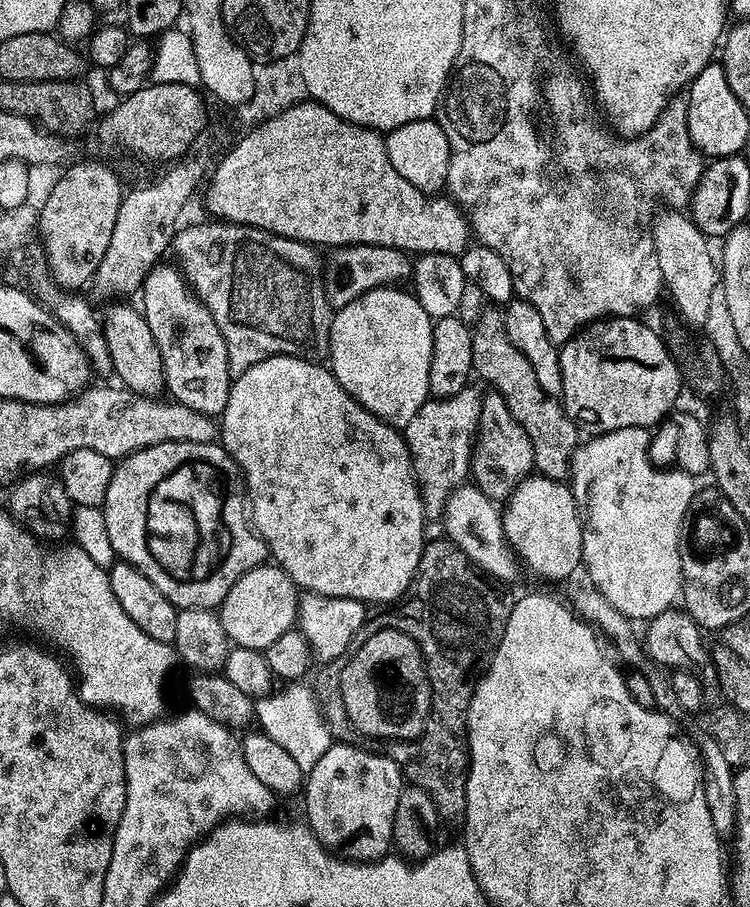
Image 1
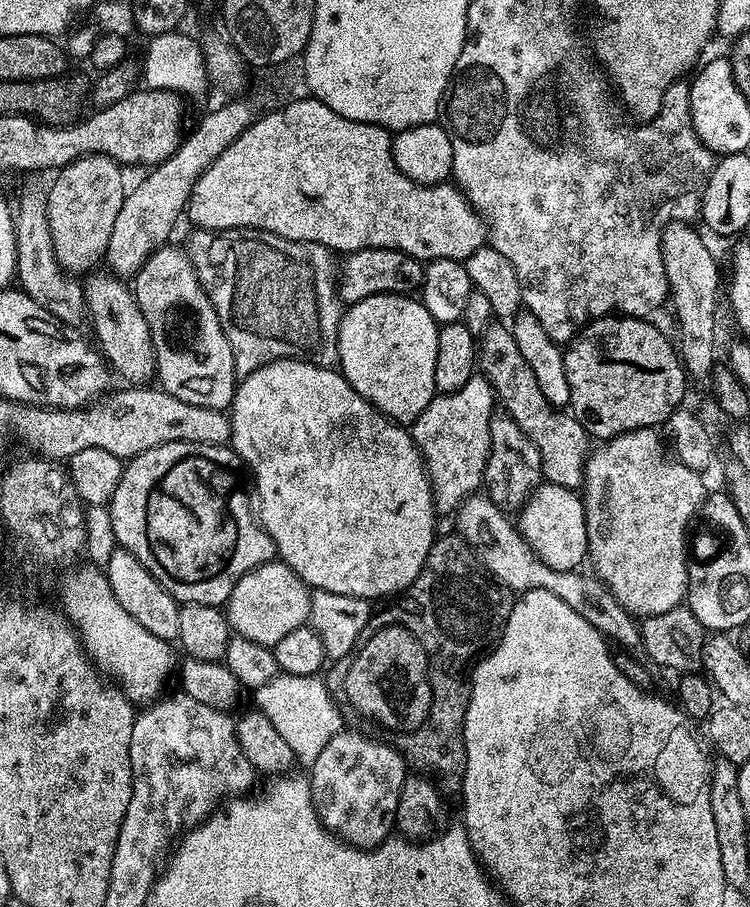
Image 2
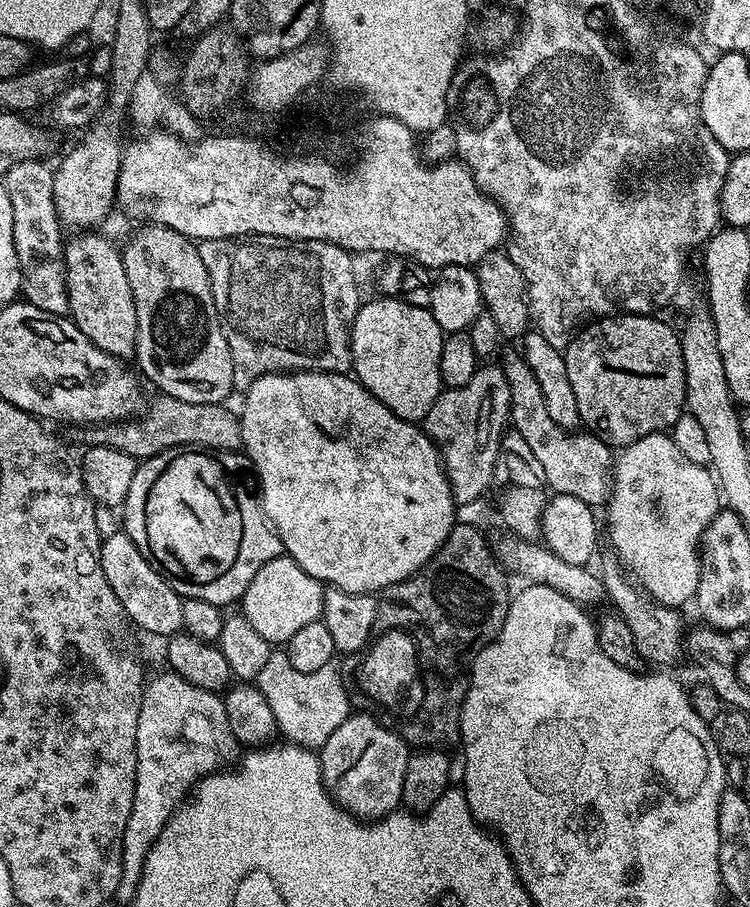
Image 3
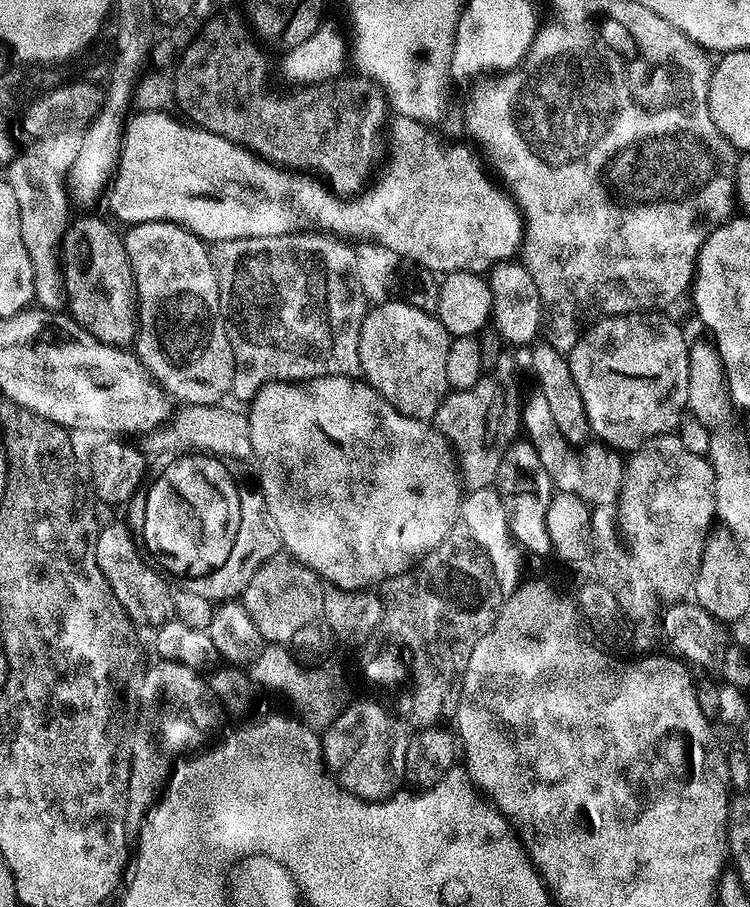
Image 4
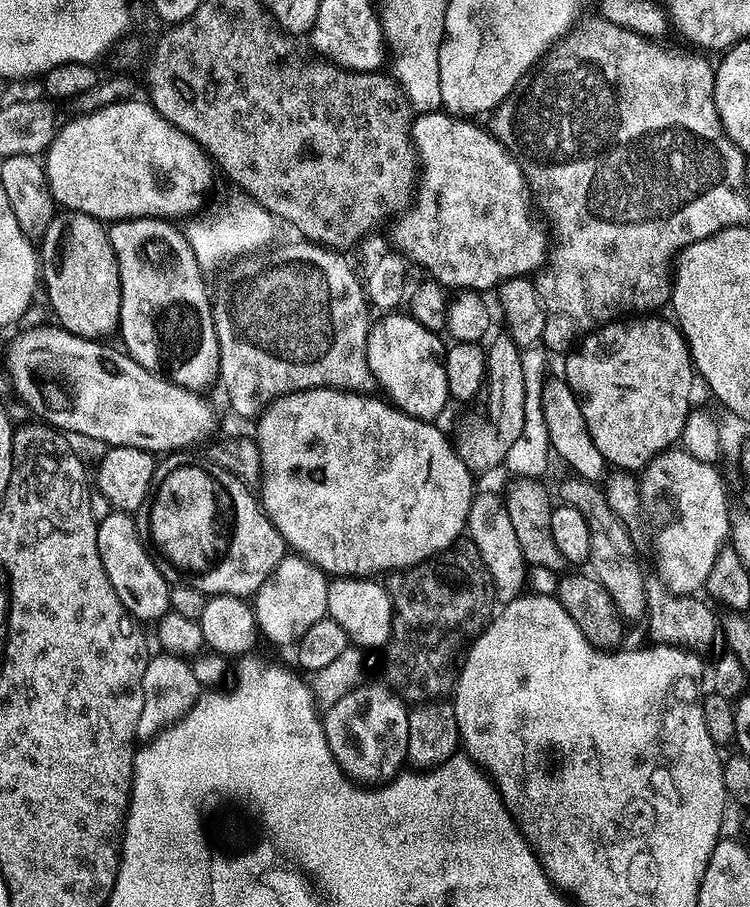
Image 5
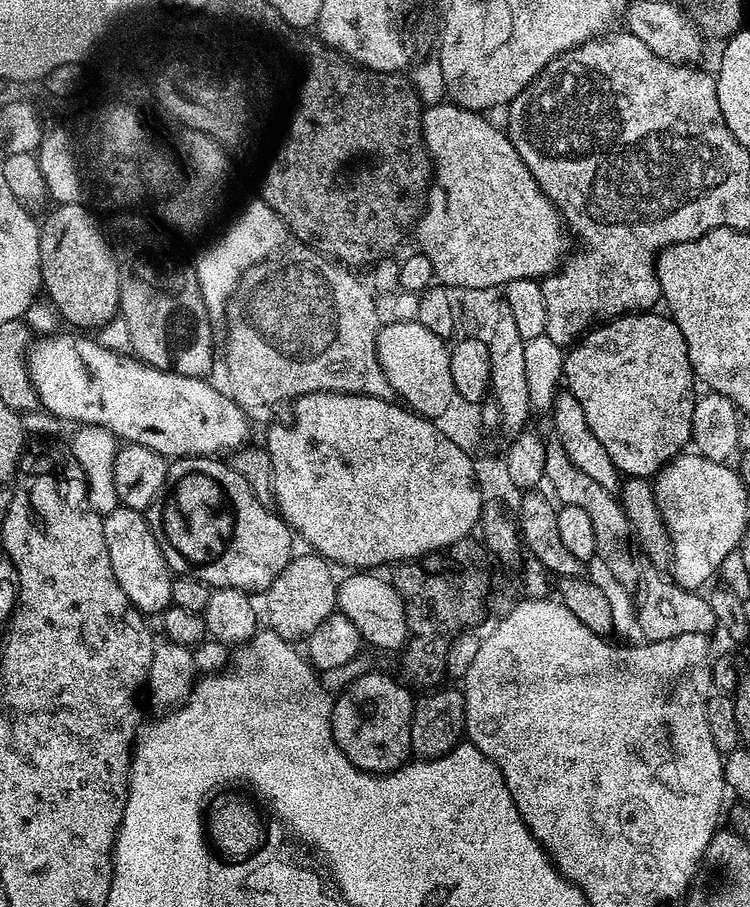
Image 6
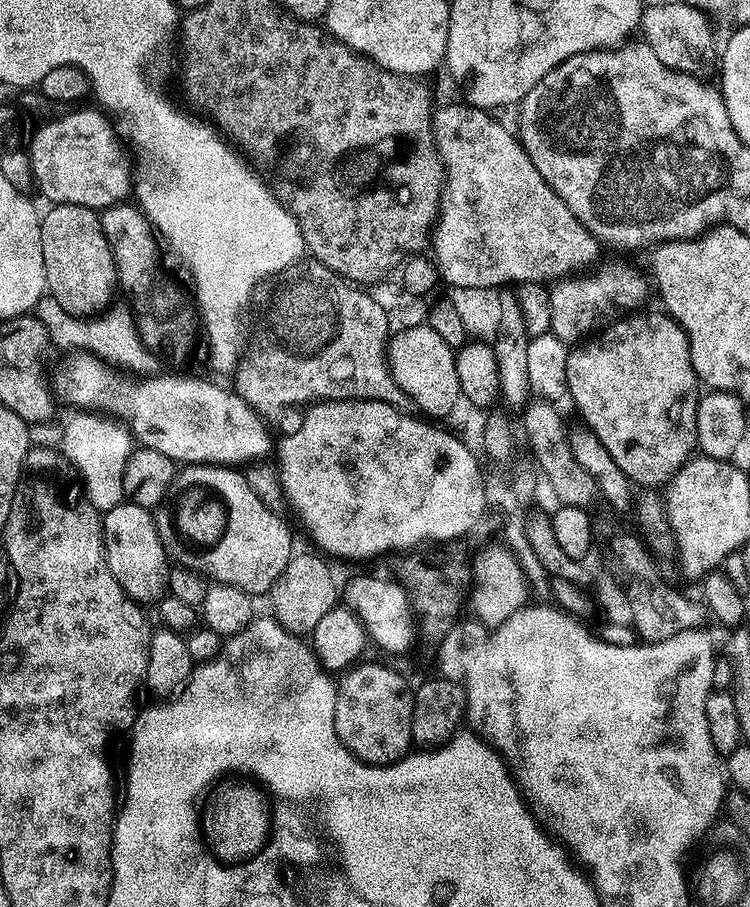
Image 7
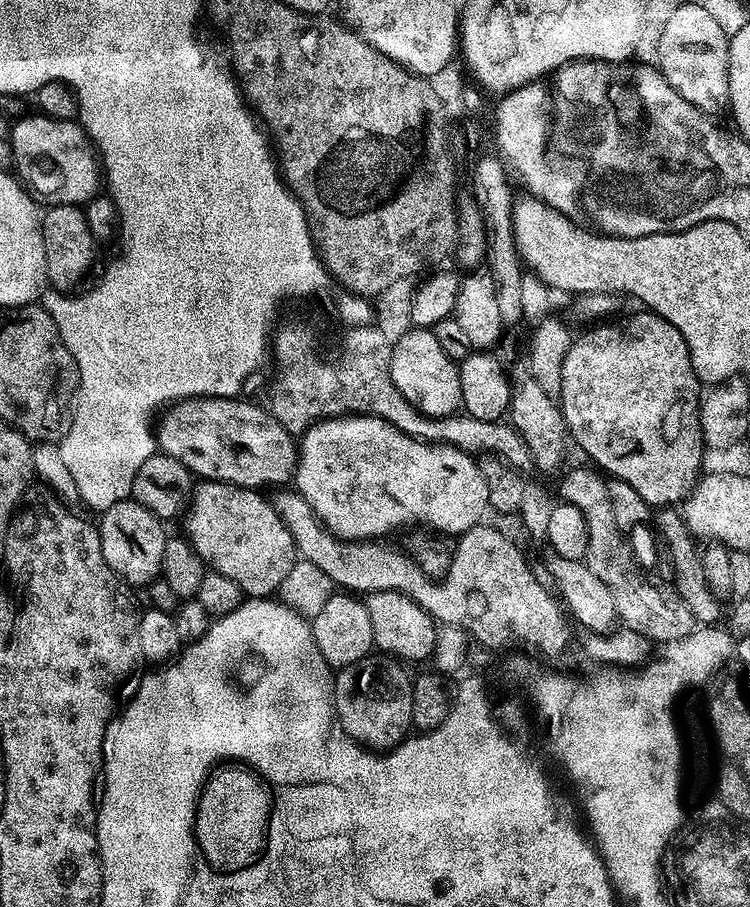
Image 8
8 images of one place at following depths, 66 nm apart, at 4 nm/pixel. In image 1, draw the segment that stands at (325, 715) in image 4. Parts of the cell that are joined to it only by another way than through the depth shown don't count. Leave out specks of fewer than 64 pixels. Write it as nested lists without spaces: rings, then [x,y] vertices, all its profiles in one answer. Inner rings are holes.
[[[292,682],[281,688],[284,689],[257,697],[253,703],[253,715],[259,729],[287,750],[303,774],[306,774],[326,754],[334,737],[320,712],[315,691],[309,685],[306,687],[305,683]]]

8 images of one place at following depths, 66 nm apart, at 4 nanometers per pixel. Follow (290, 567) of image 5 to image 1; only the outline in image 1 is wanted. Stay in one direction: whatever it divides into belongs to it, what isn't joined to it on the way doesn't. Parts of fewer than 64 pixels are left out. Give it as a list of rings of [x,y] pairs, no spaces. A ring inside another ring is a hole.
[[[272,562],[259,564],[254,570],[242,574],[221,602],[218,615],[222,630],[226,630],[229,641],[237,648],[266,649],[270,642],[297,627],[300,598],[295,582],[279,566]]]

